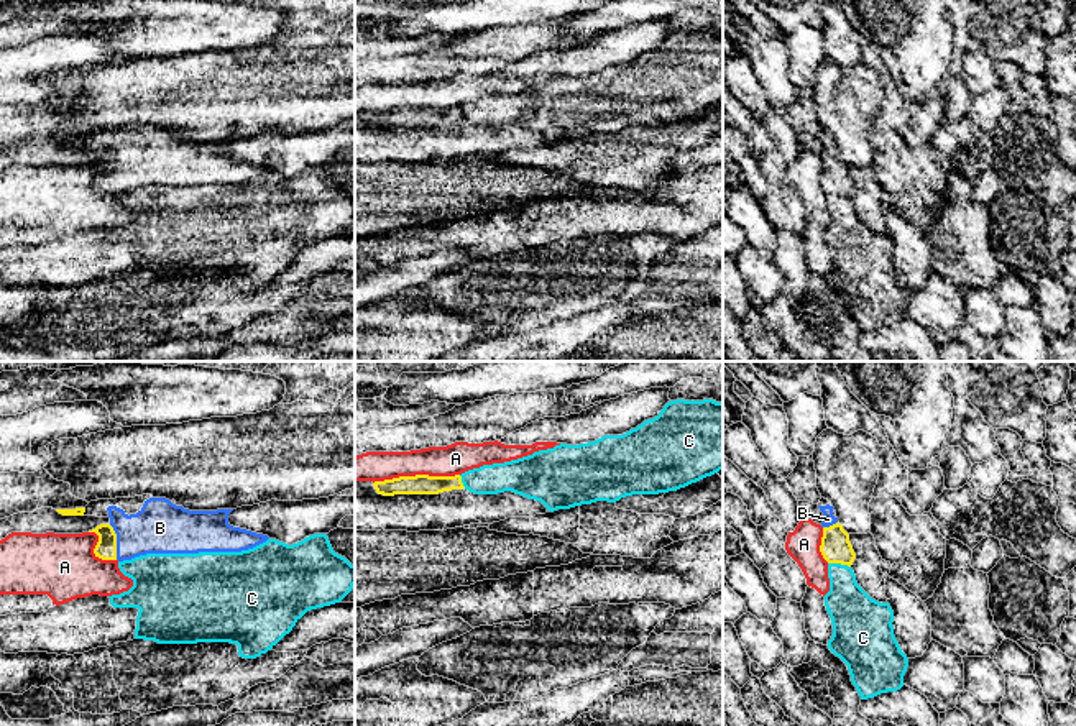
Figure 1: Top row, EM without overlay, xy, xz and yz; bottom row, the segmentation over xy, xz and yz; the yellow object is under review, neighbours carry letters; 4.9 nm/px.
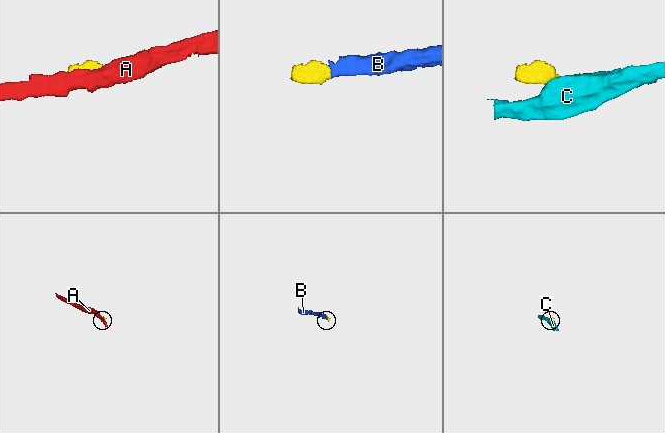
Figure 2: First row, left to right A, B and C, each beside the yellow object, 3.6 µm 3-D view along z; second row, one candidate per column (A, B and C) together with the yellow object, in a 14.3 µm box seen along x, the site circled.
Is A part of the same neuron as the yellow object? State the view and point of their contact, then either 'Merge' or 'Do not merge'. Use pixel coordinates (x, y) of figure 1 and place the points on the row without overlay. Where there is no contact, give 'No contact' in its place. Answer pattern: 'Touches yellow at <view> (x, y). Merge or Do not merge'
Touches yellow at xz (416, 107). Do not merge

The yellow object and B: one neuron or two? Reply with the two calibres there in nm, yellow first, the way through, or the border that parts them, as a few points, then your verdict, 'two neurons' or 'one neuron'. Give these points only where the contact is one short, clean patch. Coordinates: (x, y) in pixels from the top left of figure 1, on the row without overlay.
calibres 110 and 260 nm; way xy (105, 181), (115, 174), (127, 168), (160, 160); one neuron

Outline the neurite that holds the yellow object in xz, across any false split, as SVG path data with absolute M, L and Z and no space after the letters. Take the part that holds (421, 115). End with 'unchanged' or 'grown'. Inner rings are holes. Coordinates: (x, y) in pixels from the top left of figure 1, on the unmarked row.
M399 108L384 113L373 115L378 126L394 128L394 126L439 126L452 122L463 122L462 108Z | unchanged

